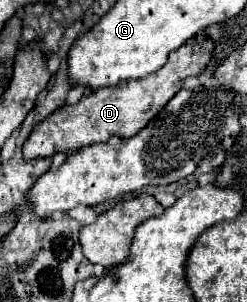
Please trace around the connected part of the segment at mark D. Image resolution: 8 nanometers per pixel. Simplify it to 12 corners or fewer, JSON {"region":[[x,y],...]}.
{"region":[[196,35],[146,79],[92,91],[34,127],[24,157],[132,137],[210,63]]}

